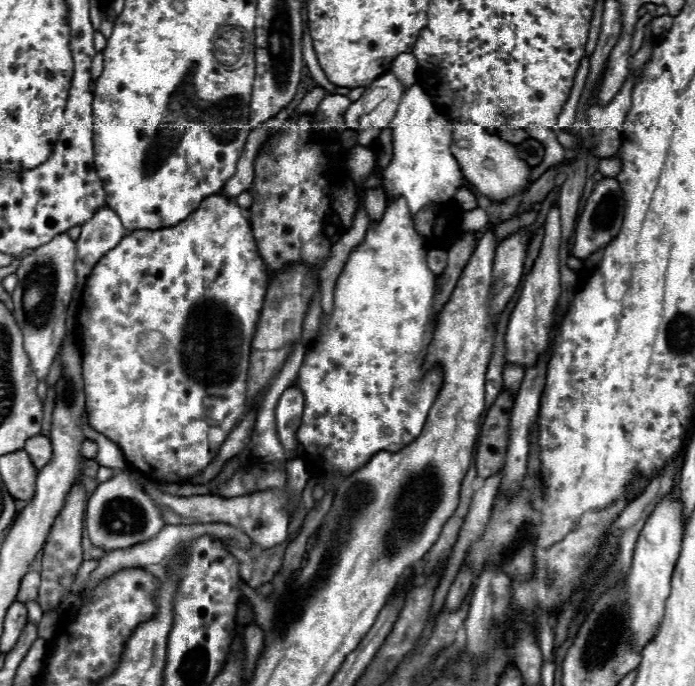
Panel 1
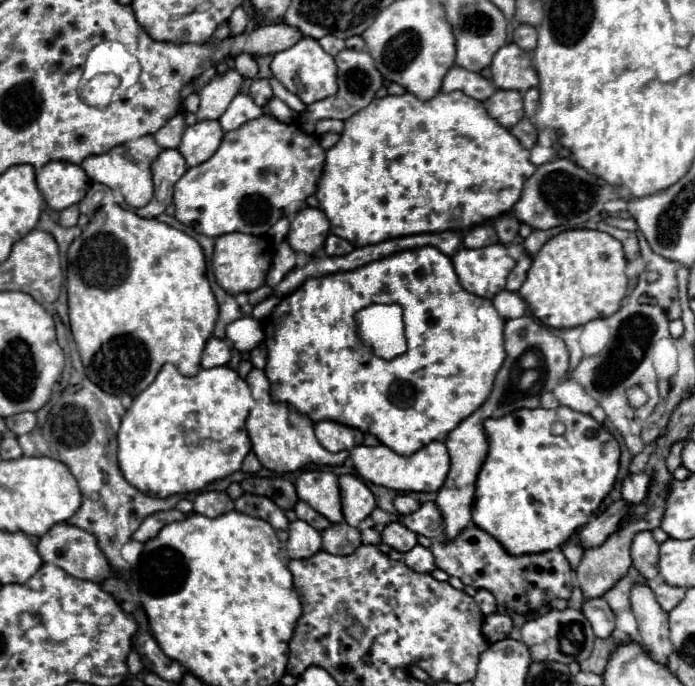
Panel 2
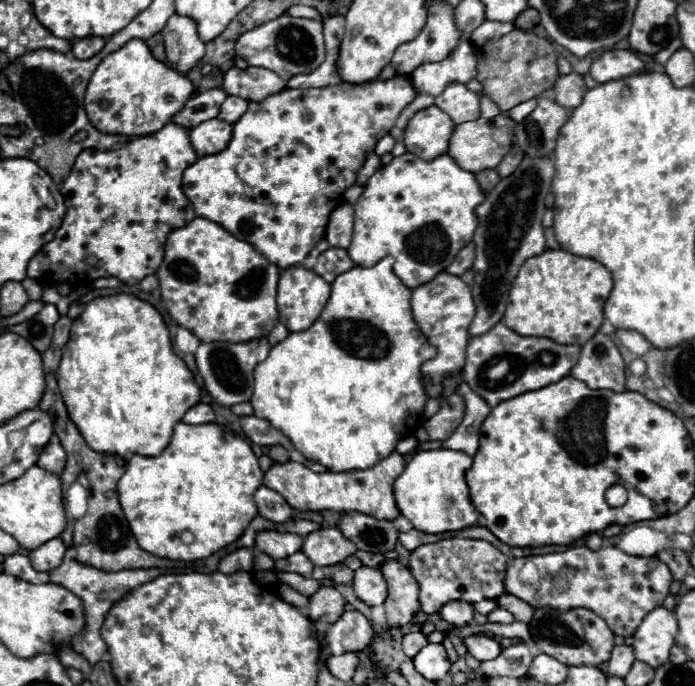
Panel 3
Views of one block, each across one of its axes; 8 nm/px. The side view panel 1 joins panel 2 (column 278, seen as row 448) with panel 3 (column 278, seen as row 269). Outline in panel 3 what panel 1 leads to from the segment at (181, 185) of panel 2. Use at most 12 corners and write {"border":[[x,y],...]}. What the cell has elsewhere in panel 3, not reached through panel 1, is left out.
{"border":[[408,76],[286,88],[184,170],[194,212],[280,270],[324,192],[416,98]]}

